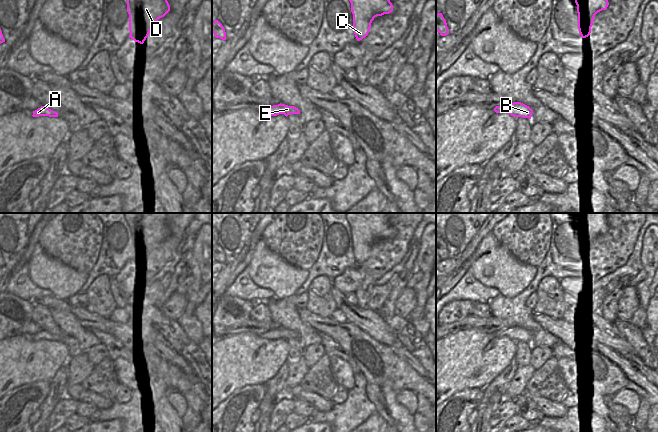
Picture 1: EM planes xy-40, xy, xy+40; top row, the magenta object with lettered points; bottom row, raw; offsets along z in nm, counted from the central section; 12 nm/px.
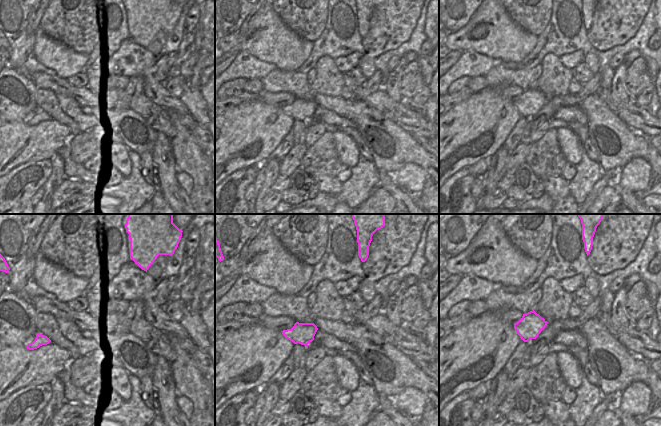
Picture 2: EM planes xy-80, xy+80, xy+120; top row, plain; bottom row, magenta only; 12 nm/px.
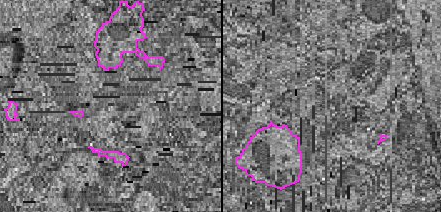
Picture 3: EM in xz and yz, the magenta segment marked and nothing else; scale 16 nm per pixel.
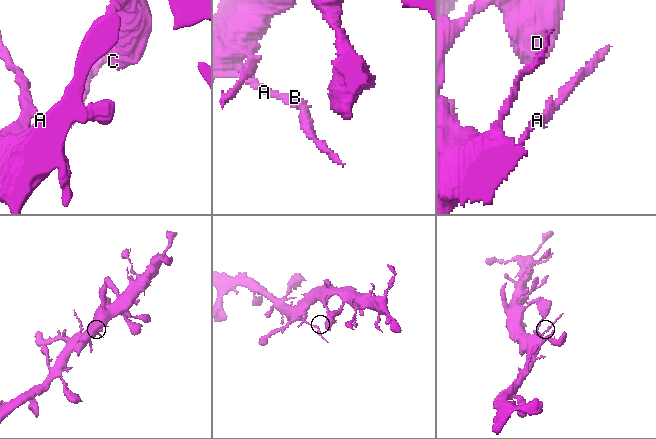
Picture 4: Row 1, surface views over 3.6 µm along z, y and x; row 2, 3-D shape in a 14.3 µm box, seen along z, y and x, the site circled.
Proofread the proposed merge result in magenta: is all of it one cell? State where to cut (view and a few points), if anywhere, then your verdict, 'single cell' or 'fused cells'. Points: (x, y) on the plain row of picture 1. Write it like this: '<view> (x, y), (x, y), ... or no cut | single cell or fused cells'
xy (282, 328), (280, 337) | fused cells

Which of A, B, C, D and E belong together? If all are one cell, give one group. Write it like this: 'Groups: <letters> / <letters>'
Groups: A C D / B E

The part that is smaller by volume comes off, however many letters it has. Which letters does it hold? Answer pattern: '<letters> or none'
B, E

